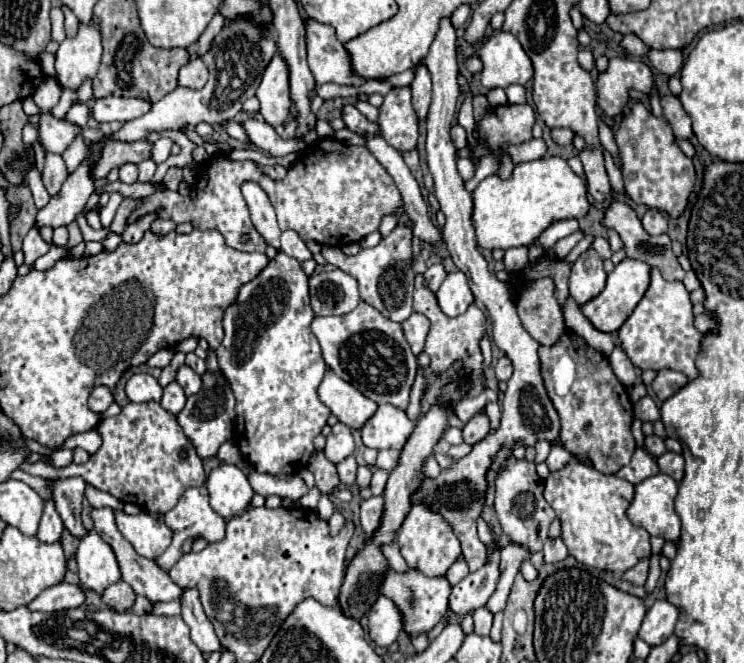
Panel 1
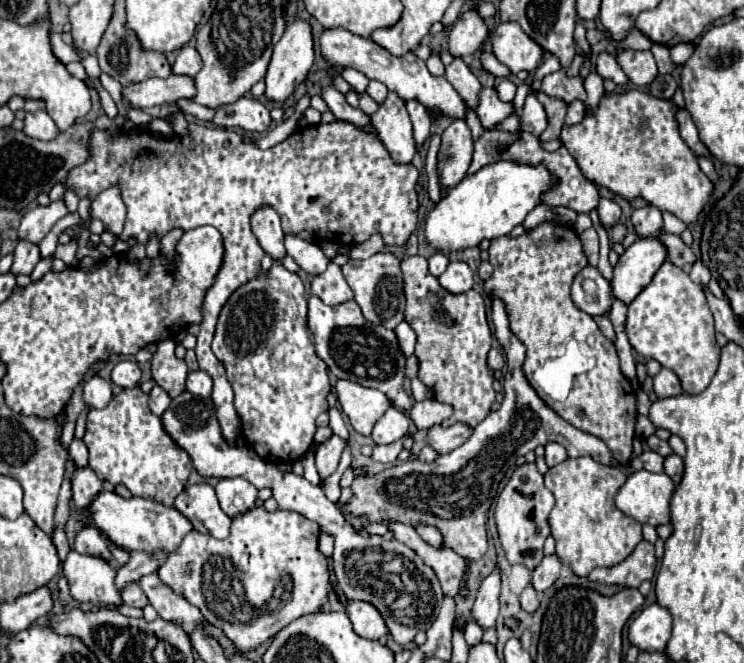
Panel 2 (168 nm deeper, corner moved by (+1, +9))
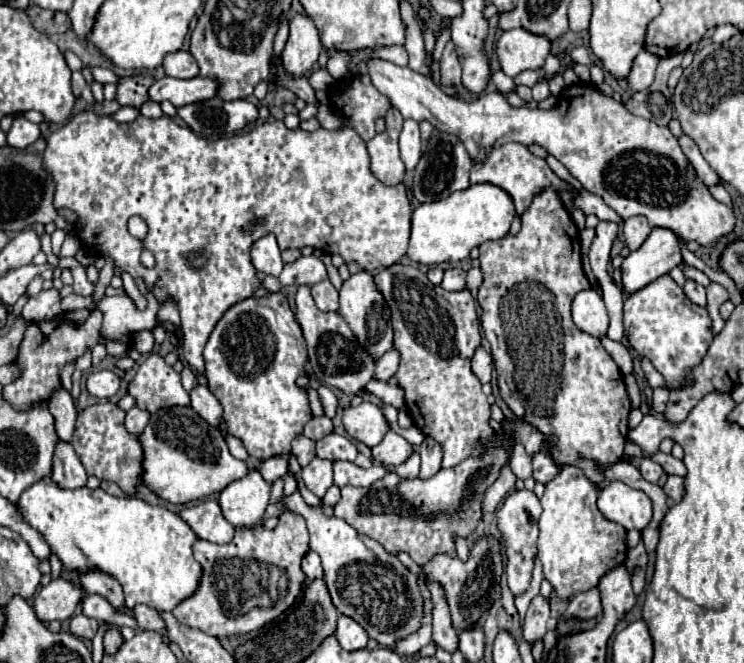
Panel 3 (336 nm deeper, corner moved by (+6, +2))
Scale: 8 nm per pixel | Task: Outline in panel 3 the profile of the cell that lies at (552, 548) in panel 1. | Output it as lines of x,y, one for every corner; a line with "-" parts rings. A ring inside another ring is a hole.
537,594
529,604
529,610
525,616
525,628
523,628
523,636
527,638
529,644
533,644
533,640
537,638
543,638
547,630
547,622
549,622
549,600

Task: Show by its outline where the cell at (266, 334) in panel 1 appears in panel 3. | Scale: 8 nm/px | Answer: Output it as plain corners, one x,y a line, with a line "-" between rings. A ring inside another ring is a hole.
267,292
263,298
245,298
233,304
217,322
211,332
203,358
205,358
205,376
209,382
209,390
217,396
223,406
223,418
227,420
229,434
239,438
247,452
259,460
267,460
277,454
291,452
291,442
303,434
305,424
313,418
309,406
309,394
305,388
297,384
299,376
307,376
307,346
301,332
301,326
291,326
291,318
285,314
293,314
289,300
283,292

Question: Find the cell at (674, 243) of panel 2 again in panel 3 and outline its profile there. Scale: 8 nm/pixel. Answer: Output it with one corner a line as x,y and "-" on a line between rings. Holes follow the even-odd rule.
681,262
681,270
685,272
685,278
689,278
689,280
693,280
693,282
697,282
701,286
707,286
709,284
709,278
701,270
697,270
693,266
687,266
685,262

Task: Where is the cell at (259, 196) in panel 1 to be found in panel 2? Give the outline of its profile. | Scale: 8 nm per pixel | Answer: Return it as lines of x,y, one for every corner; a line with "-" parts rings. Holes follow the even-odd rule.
262,207
252,215
252,233
256,235
264,253
274,261
282,261
286,257
280,217
272,207

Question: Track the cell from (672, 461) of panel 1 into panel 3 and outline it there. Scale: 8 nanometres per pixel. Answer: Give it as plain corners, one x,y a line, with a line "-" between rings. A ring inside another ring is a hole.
667,476
663,490
673,502
679,502
683,496
683,478
681,476

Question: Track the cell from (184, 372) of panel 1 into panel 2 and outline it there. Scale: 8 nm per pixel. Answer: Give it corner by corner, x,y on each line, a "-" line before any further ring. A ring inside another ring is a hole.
204,371
188,373
186,389
188,389
192,395
198,395
198,397
210,397
210,395
212,395
212,379
210,379
210,375
206,375

